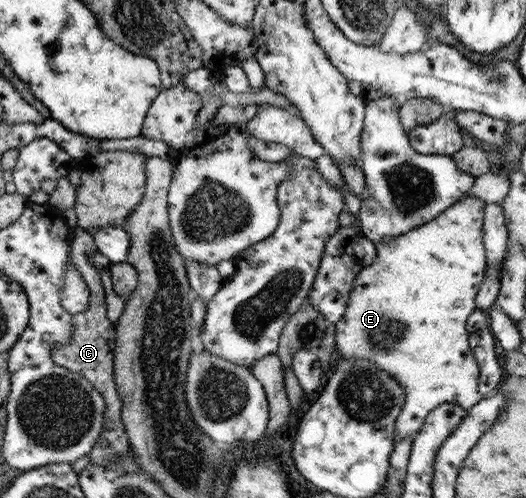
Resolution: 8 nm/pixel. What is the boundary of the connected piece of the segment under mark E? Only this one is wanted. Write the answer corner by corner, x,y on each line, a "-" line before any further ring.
462,197
455,202
450,208
447,208
442,214
433,218
430,222
412,229
406,234
401,234
393,238
390,242
374,242
377,248
377,255
371,268
362,268
357,272
357,277
351,292
347,311
342,318
335,323
336,328
336,353
334,360
347,359
348,357
360,357
370,359
381,371
386,371
392,375
405,390
406,401
402,407
399,417
394,425
394,444
398,444
402,438
416,438
420,434
420,429
424,426
424,419
440,404
456,403
467,411
476,406
483,396
479,391
480,367
478,361
469,345
469,336
467,331
468,317
476,310
475,298
485,278
487,270
486,249
483,243
484,209
487,204
474,197

